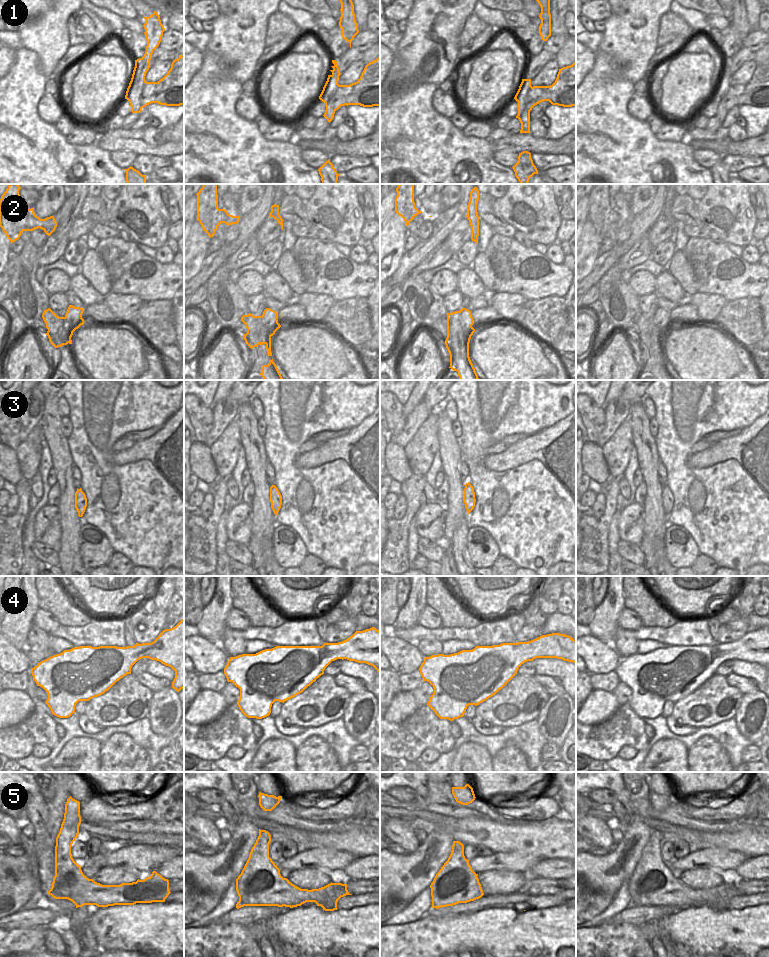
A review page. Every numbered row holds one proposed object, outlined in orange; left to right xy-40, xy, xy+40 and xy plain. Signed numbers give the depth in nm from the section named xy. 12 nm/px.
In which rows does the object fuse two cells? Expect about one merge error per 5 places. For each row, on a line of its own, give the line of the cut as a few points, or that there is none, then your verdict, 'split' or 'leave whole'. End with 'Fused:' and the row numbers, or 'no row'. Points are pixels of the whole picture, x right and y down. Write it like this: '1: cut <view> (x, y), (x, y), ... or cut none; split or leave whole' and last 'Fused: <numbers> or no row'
1: cut xy+40 (531, 86), (525, 100), (525, 109), (528, 112); split
2: cut xy+40 (460, 310), (460, 325), (464, 333), (464, 345), (468, 348); split
3: cut none; leave whole
4: cut none; leave whole
5: cut none; leave whole
Fused: 1, 2

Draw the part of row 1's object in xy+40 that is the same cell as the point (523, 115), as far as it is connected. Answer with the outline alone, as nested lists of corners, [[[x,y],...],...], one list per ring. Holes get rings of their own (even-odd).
[[[522,79],[519,89],[514,97],[518,102],[518,115],[516,118],[518,118],[521,123],[520,133],[530,133],[530,112],[525,108],[525,100],[531,87],[531,79]]]

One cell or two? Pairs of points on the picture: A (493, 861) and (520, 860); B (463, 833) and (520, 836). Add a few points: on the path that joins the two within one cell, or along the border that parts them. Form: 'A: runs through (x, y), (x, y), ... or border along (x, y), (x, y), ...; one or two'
A: runs through (500, 861), (513, 861); one
B: runs through (477, 829), (484, 828), (492, 835), (506, 836); one

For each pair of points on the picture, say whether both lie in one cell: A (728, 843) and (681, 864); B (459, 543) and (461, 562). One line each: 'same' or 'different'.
A: different
B: same

